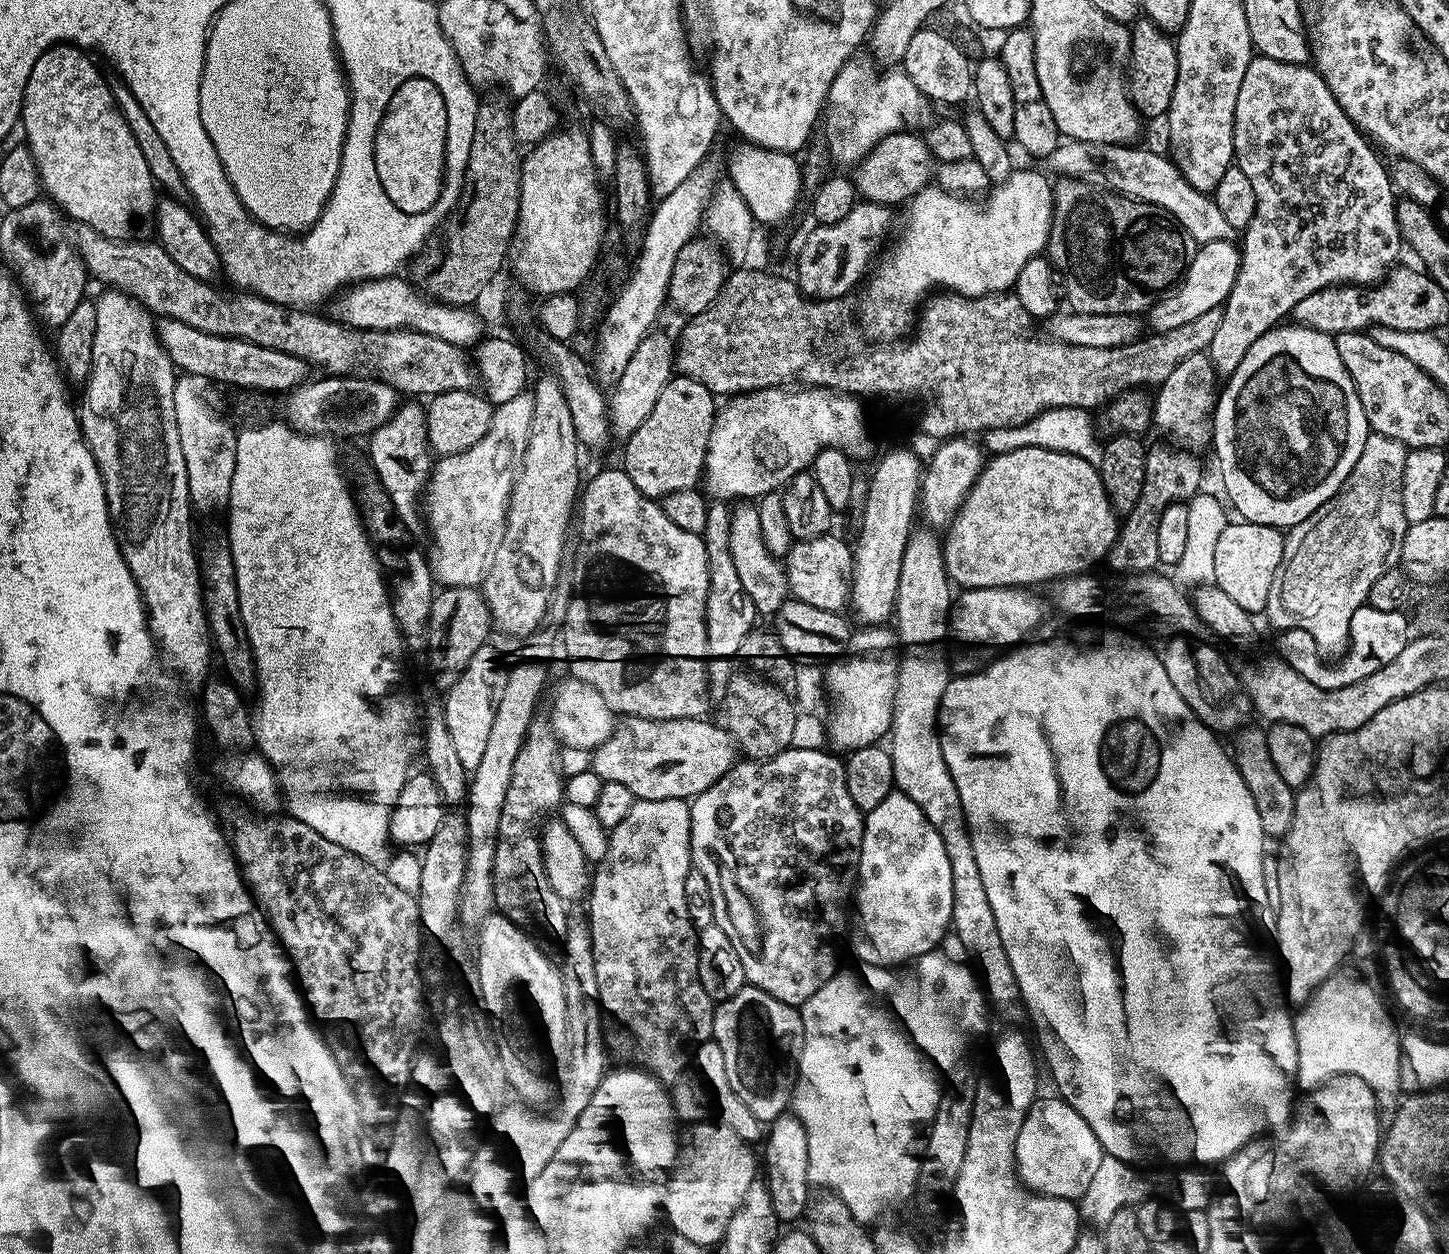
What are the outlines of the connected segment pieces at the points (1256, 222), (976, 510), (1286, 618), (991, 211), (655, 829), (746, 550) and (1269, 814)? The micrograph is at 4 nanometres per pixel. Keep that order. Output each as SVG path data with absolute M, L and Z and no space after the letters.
M1259 54L1253 55L1250 66L1246 66L1246 75L1242 78L1242 86L1238 89L1238 102L1235 103L1233 128L1233 154L1234 164L1250 178L1250 187L1254 190L1254 218L1250 218L1248 227L1243 229L1244 244L1240 253L1240 269L1238 278L1234 278L1234 286L1230 290L1227 300L1220 308L1222 314L1218 322L1218 330L1214 330L1214 338L1206 349L1210 362L1214 366L1217 377L1227 378L1238 370L1238 362L1246 358L1246 350L1254 346L1254 342L1277 327L1309 294L1314 294L1323 288L1355 284L1357 286L1371 286L1384 279L1390 269L1397 263L1402 249L1400 227L1396 222L1397 193L1394 191L1389 169L1380 161L1381 153L1370 143L1364 133L1359 132L1352 124L1352 119L1345 114L1342 106L1334 98L1334 94L1326 86L1326 82L1308 64L1291 64L1278 62L1278 58L1266 58Z
M1045 448L997 452L985 463L968 497L942 536L944 565L957 589L1036 586L1062 576L1087 573L1107 557L1118 531L1118 514L1108 501L1097 465L1074 454Z
M1372 432L1362 446L1362 458L1346 478L1344 487L1330 497L1310 518L1298 522L1287 529L1284 538L1284 553L1270 586L1270 598L1266 602L1263 615L1268 616L1276 630L1306 630L1320 645L1321 649L1347 645L1350 618L1354 610L1365 607L1370 586L1374 578L1381 576L1389 567L1388 555L1404 541L1409 523L1402 510L1402 470L1406 468L1409 449L1394 438Z
M1028 168L1022 169L1021 172L1020 169L1013 170L1012 173L1008 175L1008 179L999 181L999 183L987 193L986 198L988 198L988 201L985 202L984 208L979 208L978 205L971 204L971 202L973 202L971 199L961 198L959 195L952 195L950 192L944 191L939 186L929 186L923 188L921 192L917 193L916 196L913 196L911 200L903 205L904 229L901 230L900 237L898 237L892 245L889 243L887 247L883 249L882 255L879 257L879 260L881 258L880 265L878 265L878 260L875 267L871 269L870 275L863 285L863 288L865 287L864 293L860 296L860 320L864 323L865 333L863 332L863 335L867 337L869 341L883 341L885 339L883 336L892 336L888 338L907 337L909 333L913 331L914 325L918 319L918 313L924 301L928 299L930 294L935 293L937 290L947 290L949 293L969 298L974 296L987 296L989 294L1007 293L1009 289L1015 285L1016 278L1022 270L1022 266L1026 266L1026 262L1030 258L1041 255L1041 253L1047 249L1048 235L1050 234L1050 226L1052 225L1052 184L1042 173L1031 172Z
M662 798L661 800L637 800L633 799L626 818L618 822L608 834L606 846L606 858L602 858L594 868L590 876L590 891L587 893L588 917L586 923L588 933L592 939L594 950L594 978L598 978L597 1000L600 1001L601 1013L613 1024L606 1032L606 1048L609 1053L617 1056L617 1061L627 1062L629 1065L644 1069L645 1072L655 1076L661 1084L671 1086L680 1079L680 1075L688 1069L692 1063L692 1057L696 1055L698 1046L712 1039L712 1027L714 1026L714 1014L716 1013L714 1001L710 994L702 986L702 978L698 978L698 950L700 949L700 937L698 929L690 922L690 913L686 910L686 874L690 874L693 867L692 847L690 846L690 804L689 801L678 798Z
M739 501L731 509L730 554L734 558L738 578L742 581L746 594L750 594L750 602L754 602L757 613L761 617L775 617L776 611L790 599L788 576L784 572L781 557L772 556L764 549L756 504L751 501Z
M1245 726L1235 733L1233 744L1230 744L1230 755L1236 762L1236 769L1242 774L1242 782L1250 790L1254 797L1254 806L1258 806L1258 819L1262 822L1262 830L1265 837L1282 838L1290 830L1290 822L1294 822L1294 802L1296 792L1290 786L1286 786L1282 774L1278 774L1270 755L1270 742L1267 731L1262 727L1252 728Z

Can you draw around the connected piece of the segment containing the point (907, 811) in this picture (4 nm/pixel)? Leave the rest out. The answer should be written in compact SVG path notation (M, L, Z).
M898 790L886 794L864 816L859 879L854 891L856 929L850 932L857 961L900 966L934 950L941 938L949 935L953 906L950 858L946 858L938 830L918 810L918 802L910 802Z

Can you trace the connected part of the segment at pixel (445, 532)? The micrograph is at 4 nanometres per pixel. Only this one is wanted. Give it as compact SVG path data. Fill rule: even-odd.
M525 390L516 398L499 405L493 411L490 430L470 450L453 456L441 456L433 463L432 475L422 497L422 512L429 524L428 532L440 553L430 560L433 577L444 588L474 588L483 581L492 564L492 555L502 542L504 524L508 521L508 495L516 481L517 469L524 458L530 438L530 422L534 418L534 398Z

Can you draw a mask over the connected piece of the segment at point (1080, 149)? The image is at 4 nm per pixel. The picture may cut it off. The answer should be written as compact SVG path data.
M1068 140L1062 142L1047 156L1046 164L1049 164L1060 178L1096 178L1092 176L1100 175L1105 180L1111 191L1118 192L1122 196L1129 196L1131 200L1141 200L1143 204L1153 204L1159 208L1167 210L1186 232L1192 235L1193 241L1197 245L1218 242L1219 240L1232 240L1234 230L1230 222L1226 222L1226 217L1222 210L1218 210L1215 199L1209 193L1199 192L1183 177L1180 169L1171 159L1159 156L1156 152L1151 152L1148 148L1132 148L1131 143L1126 144L1091 144L1081 140Z

